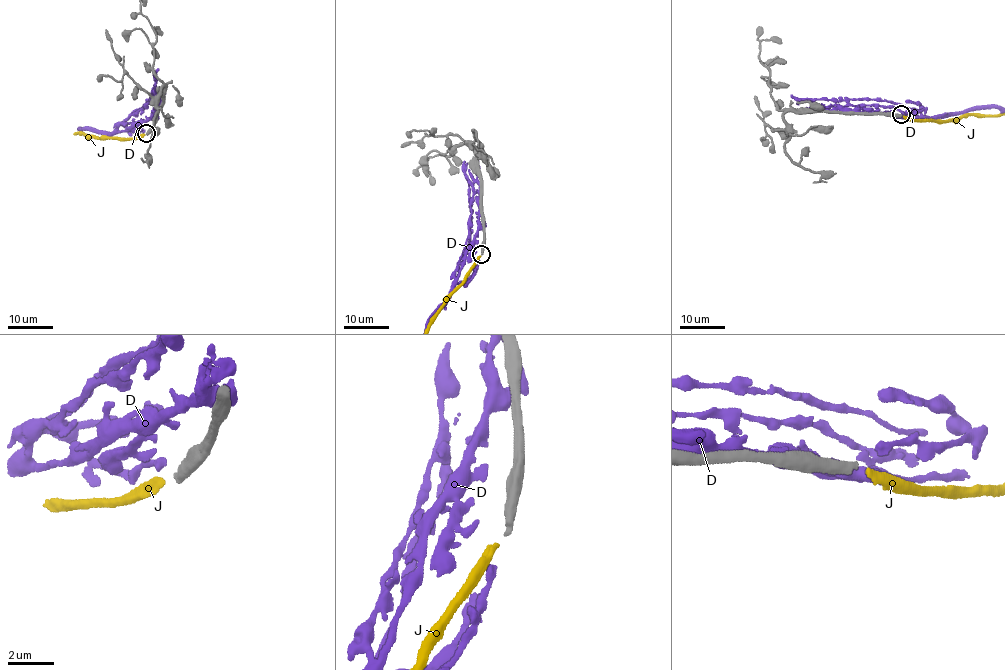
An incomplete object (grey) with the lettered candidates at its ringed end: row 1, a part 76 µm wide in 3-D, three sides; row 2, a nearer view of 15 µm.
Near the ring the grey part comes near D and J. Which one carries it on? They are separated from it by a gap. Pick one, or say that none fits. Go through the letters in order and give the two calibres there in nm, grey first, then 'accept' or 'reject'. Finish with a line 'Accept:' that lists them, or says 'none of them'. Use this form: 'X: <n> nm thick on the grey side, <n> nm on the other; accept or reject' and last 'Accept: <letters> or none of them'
D: 320 nm thick on the grey side, 320 nm on the other; reject
J: 320 nm thick on the grey side, 400 nm on the other; accept
Accept: J

